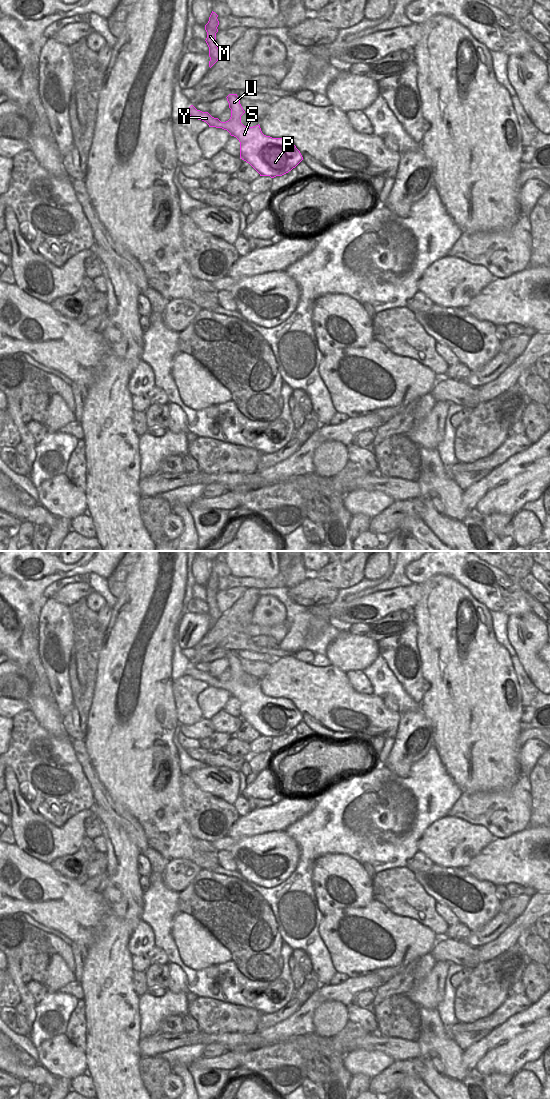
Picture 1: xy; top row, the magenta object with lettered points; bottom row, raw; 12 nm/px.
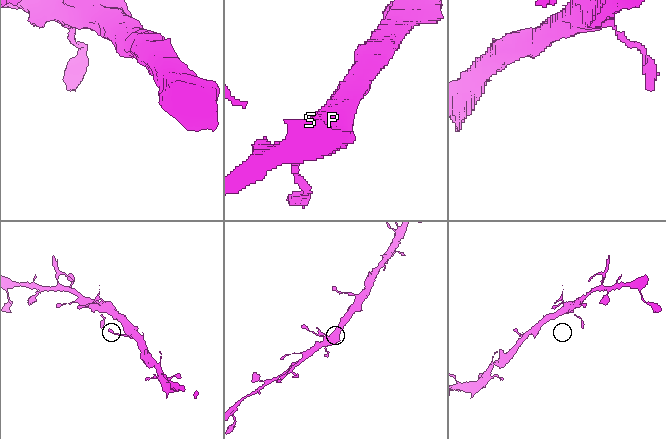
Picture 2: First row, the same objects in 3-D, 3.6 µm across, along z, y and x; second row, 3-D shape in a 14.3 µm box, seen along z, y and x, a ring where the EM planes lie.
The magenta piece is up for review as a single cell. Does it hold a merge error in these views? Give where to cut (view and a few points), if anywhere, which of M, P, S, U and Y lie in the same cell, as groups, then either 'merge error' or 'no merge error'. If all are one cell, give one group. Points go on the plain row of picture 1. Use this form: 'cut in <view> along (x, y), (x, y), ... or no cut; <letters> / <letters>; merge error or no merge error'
no cut; M P S U Y; no merge error

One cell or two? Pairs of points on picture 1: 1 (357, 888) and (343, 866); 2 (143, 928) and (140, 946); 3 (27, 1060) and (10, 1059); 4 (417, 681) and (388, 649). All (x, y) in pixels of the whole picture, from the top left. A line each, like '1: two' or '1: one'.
1: one
2: one
3: two
4: one

